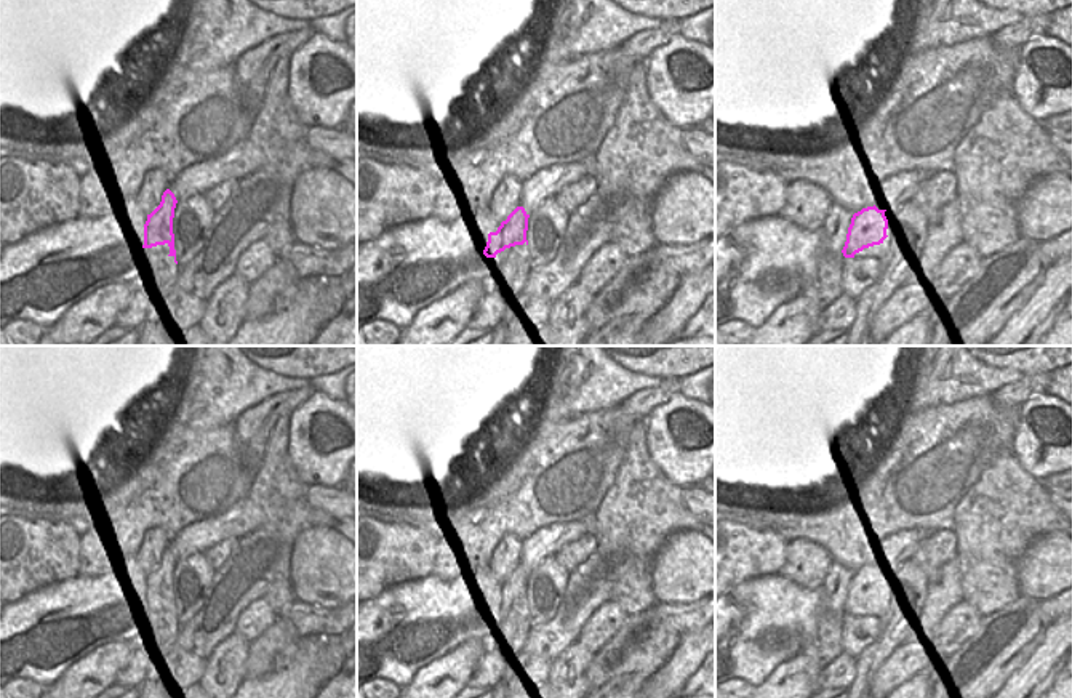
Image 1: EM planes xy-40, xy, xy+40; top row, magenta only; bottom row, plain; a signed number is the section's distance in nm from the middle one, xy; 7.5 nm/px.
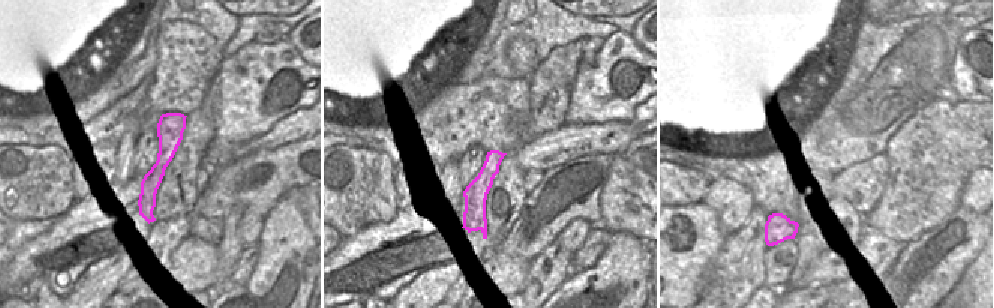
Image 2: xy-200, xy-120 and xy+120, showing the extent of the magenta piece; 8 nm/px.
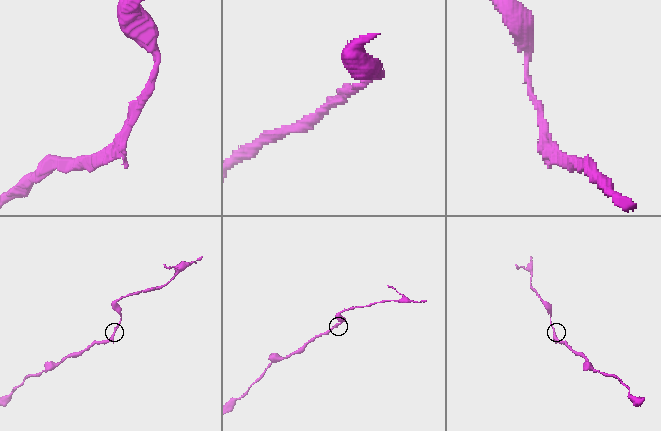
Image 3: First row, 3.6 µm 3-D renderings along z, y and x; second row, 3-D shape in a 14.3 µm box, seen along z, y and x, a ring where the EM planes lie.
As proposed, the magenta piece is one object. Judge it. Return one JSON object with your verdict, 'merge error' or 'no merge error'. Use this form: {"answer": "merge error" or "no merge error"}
{"answer": "merge error"}

